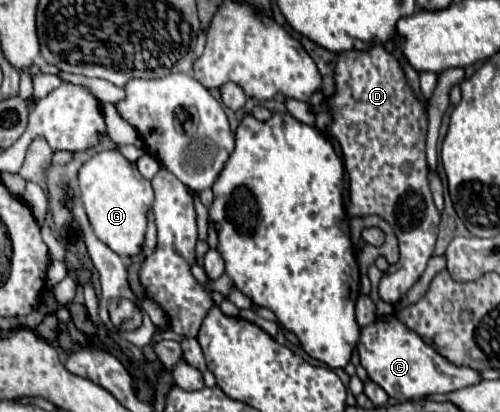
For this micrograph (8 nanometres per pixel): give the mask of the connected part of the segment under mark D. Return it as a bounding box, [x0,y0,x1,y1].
[327,46,439,304]

